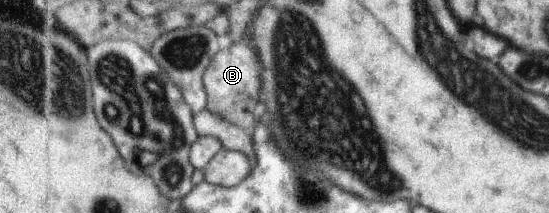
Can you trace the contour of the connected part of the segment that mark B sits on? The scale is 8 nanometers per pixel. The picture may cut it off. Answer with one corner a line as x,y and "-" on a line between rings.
235,41
229,48
220,50
213,56
205,70
203,85
208,95
208,109
215,115
222,115
230,124
243,128
252,135
257,129
255,108
260,95
261,66
257,60
256,51
245,41

